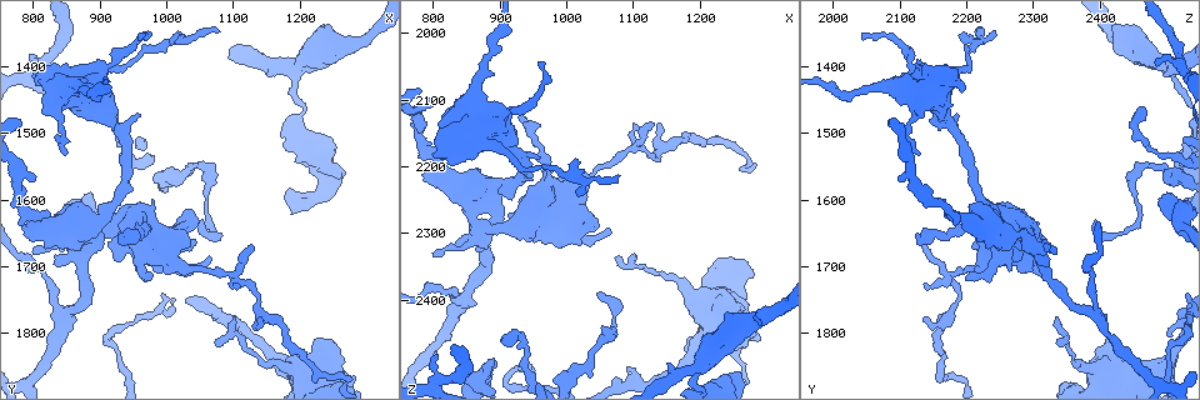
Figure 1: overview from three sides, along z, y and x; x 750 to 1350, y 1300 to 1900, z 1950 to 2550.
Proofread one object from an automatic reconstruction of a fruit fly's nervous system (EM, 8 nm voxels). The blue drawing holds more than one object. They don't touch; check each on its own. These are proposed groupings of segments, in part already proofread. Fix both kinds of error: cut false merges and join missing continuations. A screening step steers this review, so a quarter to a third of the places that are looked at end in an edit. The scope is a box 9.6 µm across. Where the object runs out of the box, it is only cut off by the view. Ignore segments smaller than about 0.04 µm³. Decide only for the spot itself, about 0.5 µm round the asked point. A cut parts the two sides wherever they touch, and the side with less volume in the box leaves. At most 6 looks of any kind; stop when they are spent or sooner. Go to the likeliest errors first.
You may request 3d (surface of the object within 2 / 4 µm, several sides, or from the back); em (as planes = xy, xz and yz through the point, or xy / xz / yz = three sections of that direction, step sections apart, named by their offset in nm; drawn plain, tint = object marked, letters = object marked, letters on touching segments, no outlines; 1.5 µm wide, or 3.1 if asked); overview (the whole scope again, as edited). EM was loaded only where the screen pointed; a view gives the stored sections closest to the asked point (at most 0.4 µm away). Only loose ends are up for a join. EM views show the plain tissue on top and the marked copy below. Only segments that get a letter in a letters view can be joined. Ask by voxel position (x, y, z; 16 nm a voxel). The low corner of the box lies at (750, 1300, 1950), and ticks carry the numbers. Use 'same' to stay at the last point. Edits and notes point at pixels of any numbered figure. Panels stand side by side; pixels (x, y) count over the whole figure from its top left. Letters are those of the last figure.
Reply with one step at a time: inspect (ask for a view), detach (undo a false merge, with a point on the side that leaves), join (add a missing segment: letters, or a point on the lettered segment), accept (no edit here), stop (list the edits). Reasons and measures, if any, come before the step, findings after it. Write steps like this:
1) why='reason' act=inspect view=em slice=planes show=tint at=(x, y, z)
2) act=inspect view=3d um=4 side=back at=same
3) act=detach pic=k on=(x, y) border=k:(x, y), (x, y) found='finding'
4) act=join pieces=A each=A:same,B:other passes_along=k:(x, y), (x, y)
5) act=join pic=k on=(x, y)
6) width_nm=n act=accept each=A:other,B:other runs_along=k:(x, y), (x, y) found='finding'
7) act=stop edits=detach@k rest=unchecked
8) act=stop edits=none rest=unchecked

why='touches itself' act=inspect view=em um=3.1 slice=planes show=letters at=(885, 1655, 2295)

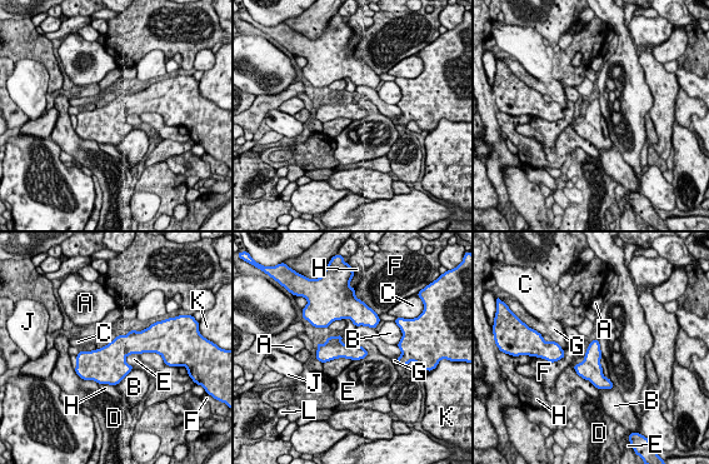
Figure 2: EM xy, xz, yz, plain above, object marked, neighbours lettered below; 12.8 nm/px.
longest_contact=H:440nm act=accept each=A:other,B:other,C:other,D:other,E:other,F:other,G:other,H:other,J:other,K:other,L:other found='all the same neuron'

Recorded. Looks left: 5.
why='an open end' act=inspect view=em slice=planes show=tint at=(1095, 1800, 2510)

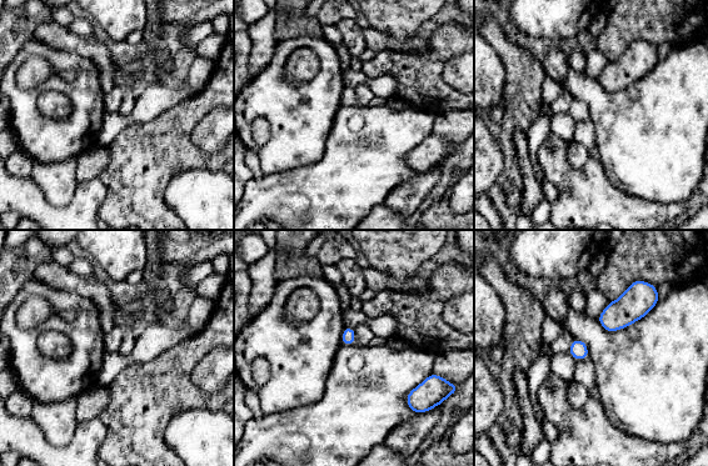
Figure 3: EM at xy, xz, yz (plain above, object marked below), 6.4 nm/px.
why='what lies round it' act=inspect view=em slice=planes show=letters at=same

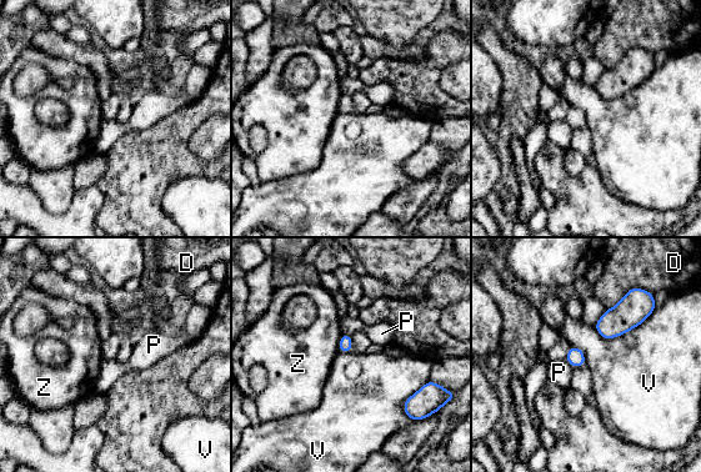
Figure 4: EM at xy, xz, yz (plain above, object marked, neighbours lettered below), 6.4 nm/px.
act=accept each=D:other,P:other,V:other,Z:other border=4:(656, 307), (619, 336), (594, 327) found='no lettered segment goes on from it'

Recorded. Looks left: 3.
act=inspect view=em slice=xz step=4 show=letters at=(800, 1575, 2100)

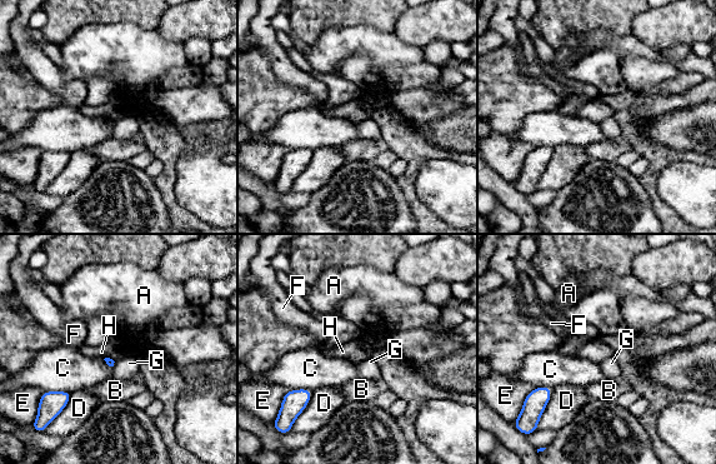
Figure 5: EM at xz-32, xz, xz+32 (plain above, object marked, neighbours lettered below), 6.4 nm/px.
why='another direction' act=inspect view=em slice=planes show=letters at=same

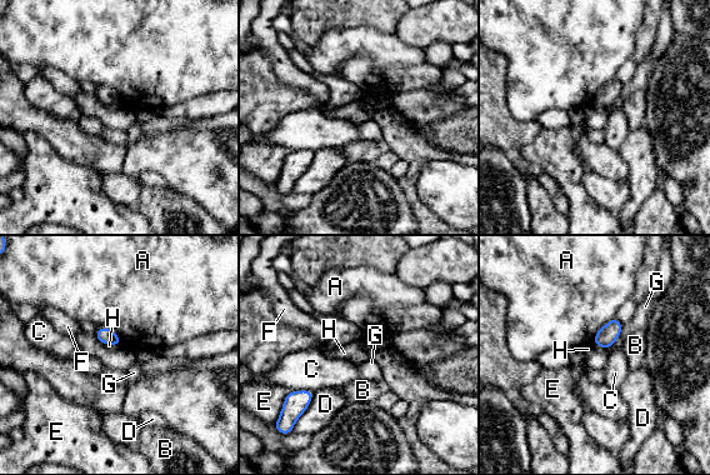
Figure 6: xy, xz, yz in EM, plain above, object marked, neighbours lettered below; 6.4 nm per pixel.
act=accept each=A:other,B:other,C:other,D:other,E:other,F:other,G:other,H:other border=6:(94, 335), (104, 344), (120, 345) found='none of them fits'

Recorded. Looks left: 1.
act=stop edits=none rest=unchecked

